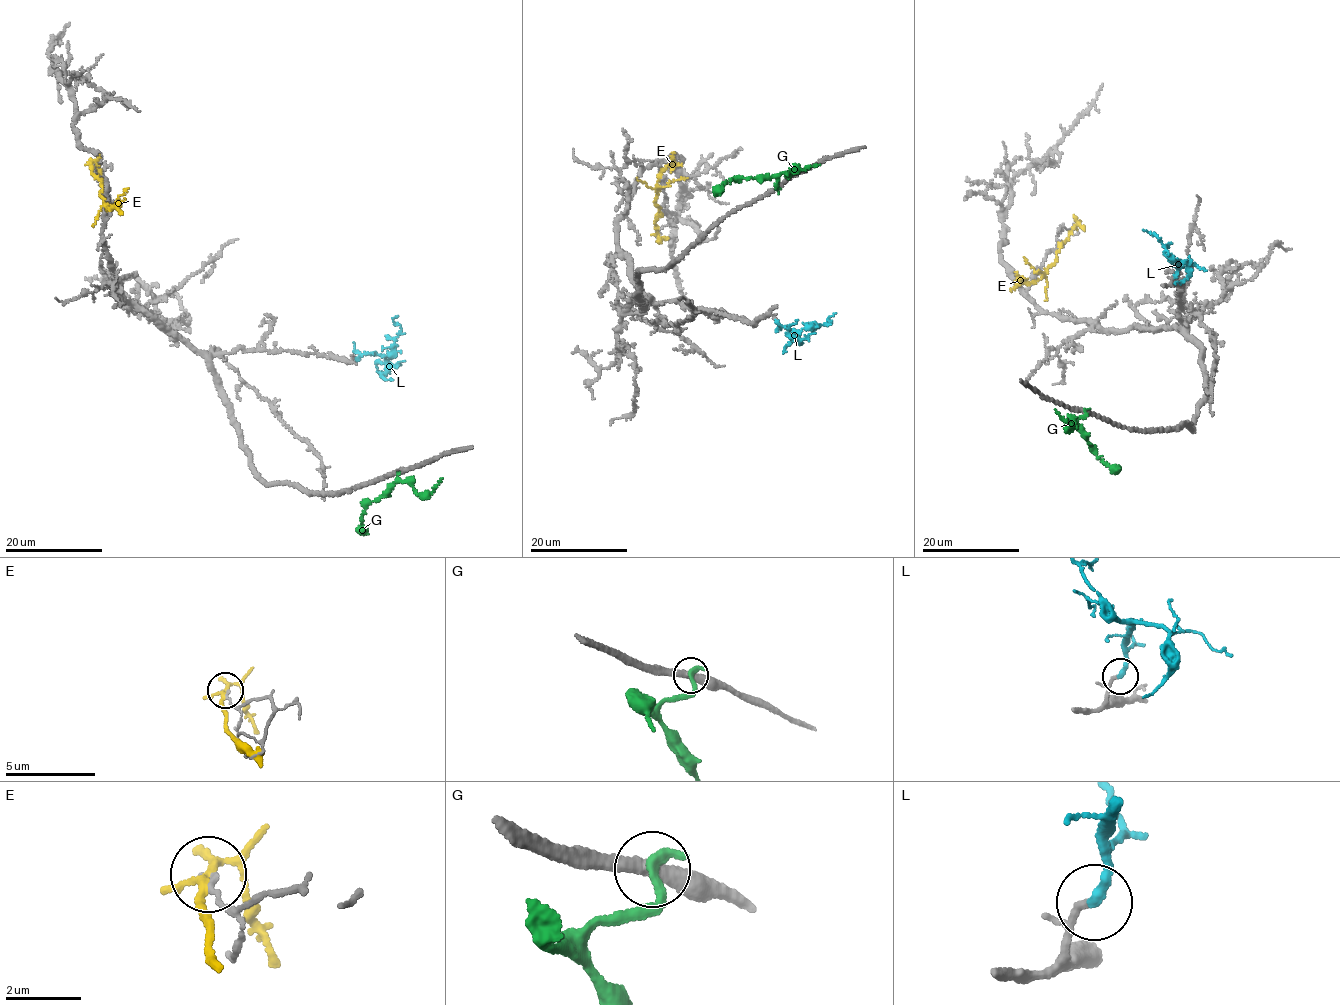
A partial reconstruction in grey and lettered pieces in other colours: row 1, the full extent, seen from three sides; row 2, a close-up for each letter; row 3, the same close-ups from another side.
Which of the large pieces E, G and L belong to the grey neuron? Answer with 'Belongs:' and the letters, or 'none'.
Belongs: none

